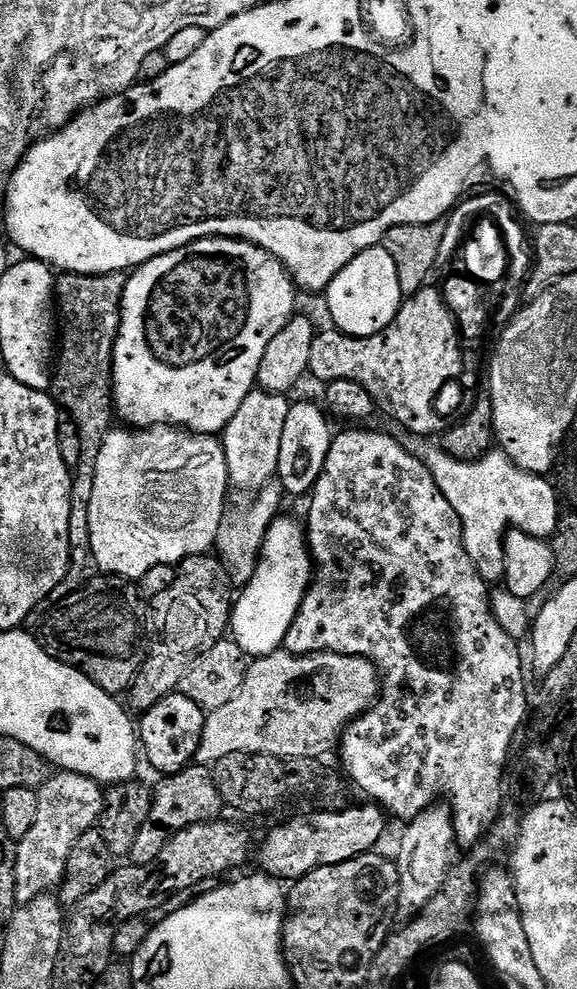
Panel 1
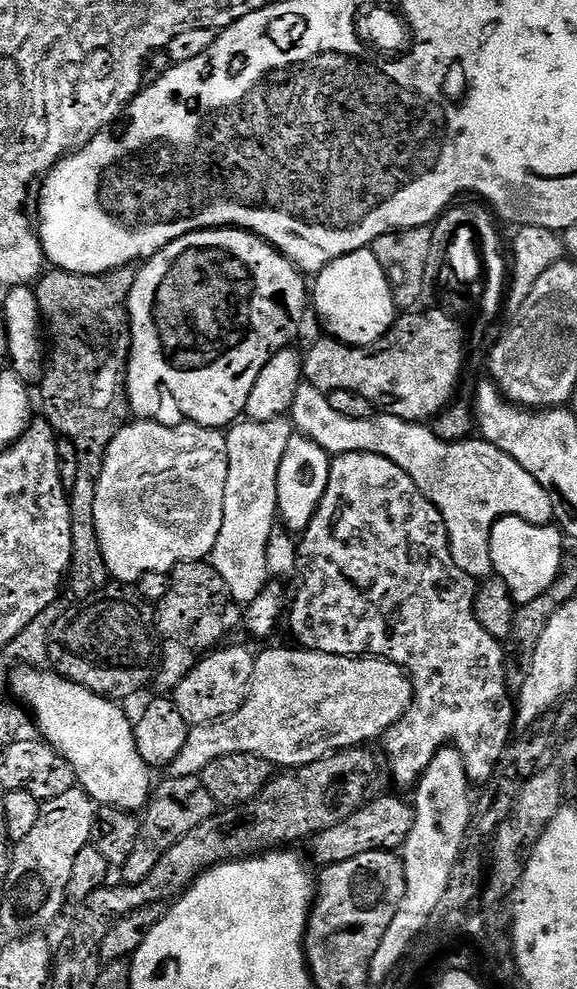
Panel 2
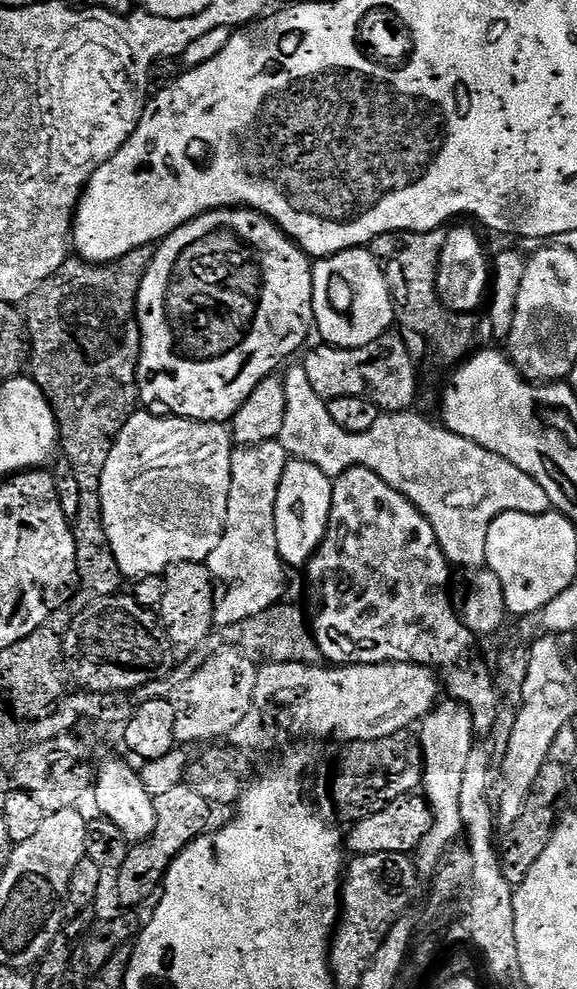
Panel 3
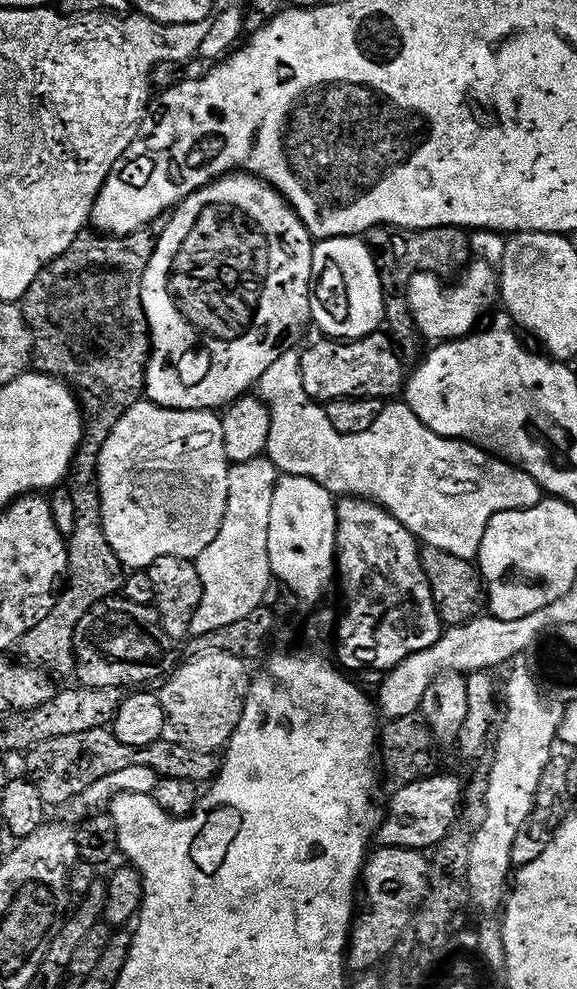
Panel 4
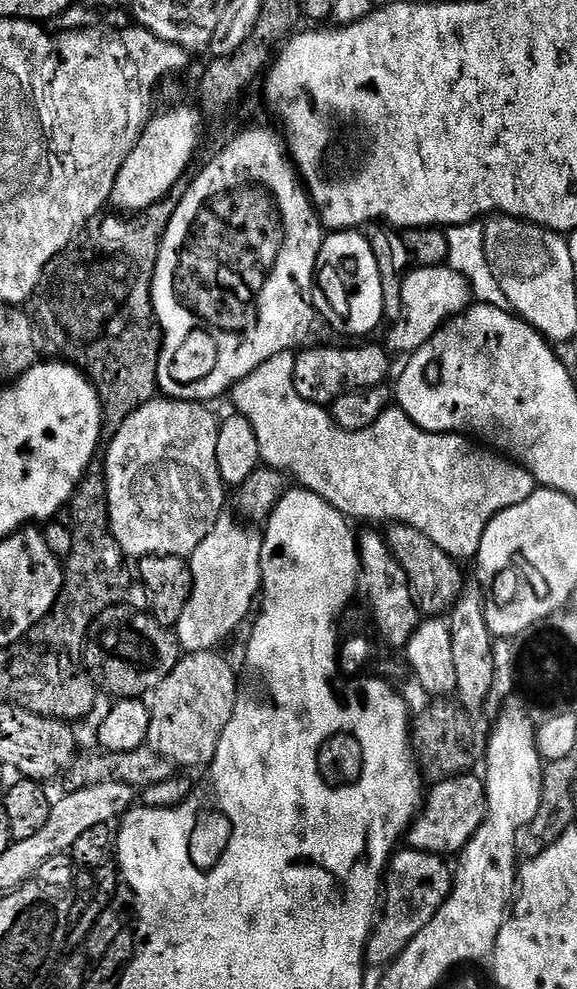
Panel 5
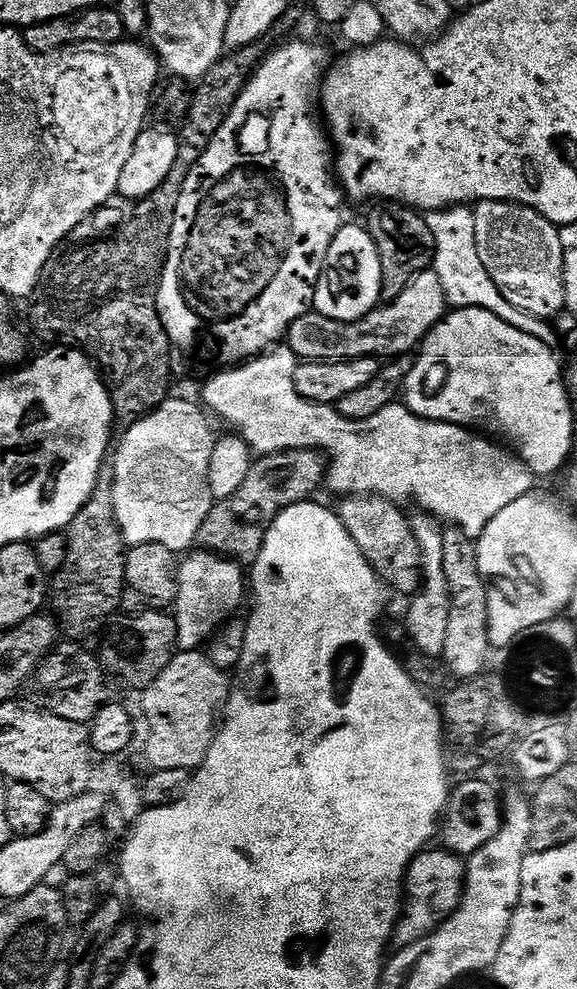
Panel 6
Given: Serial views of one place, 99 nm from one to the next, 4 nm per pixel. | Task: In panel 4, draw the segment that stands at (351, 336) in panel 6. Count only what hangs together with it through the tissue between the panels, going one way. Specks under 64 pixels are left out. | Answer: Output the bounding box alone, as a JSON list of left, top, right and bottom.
[406,262,500,342]

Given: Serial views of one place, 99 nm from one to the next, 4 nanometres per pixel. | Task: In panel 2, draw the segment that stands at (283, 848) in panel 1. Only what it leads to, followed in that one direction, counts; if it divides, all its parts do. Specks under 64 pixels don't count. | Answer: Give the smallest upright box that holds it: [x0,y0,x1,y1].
[311,794,416,866]

